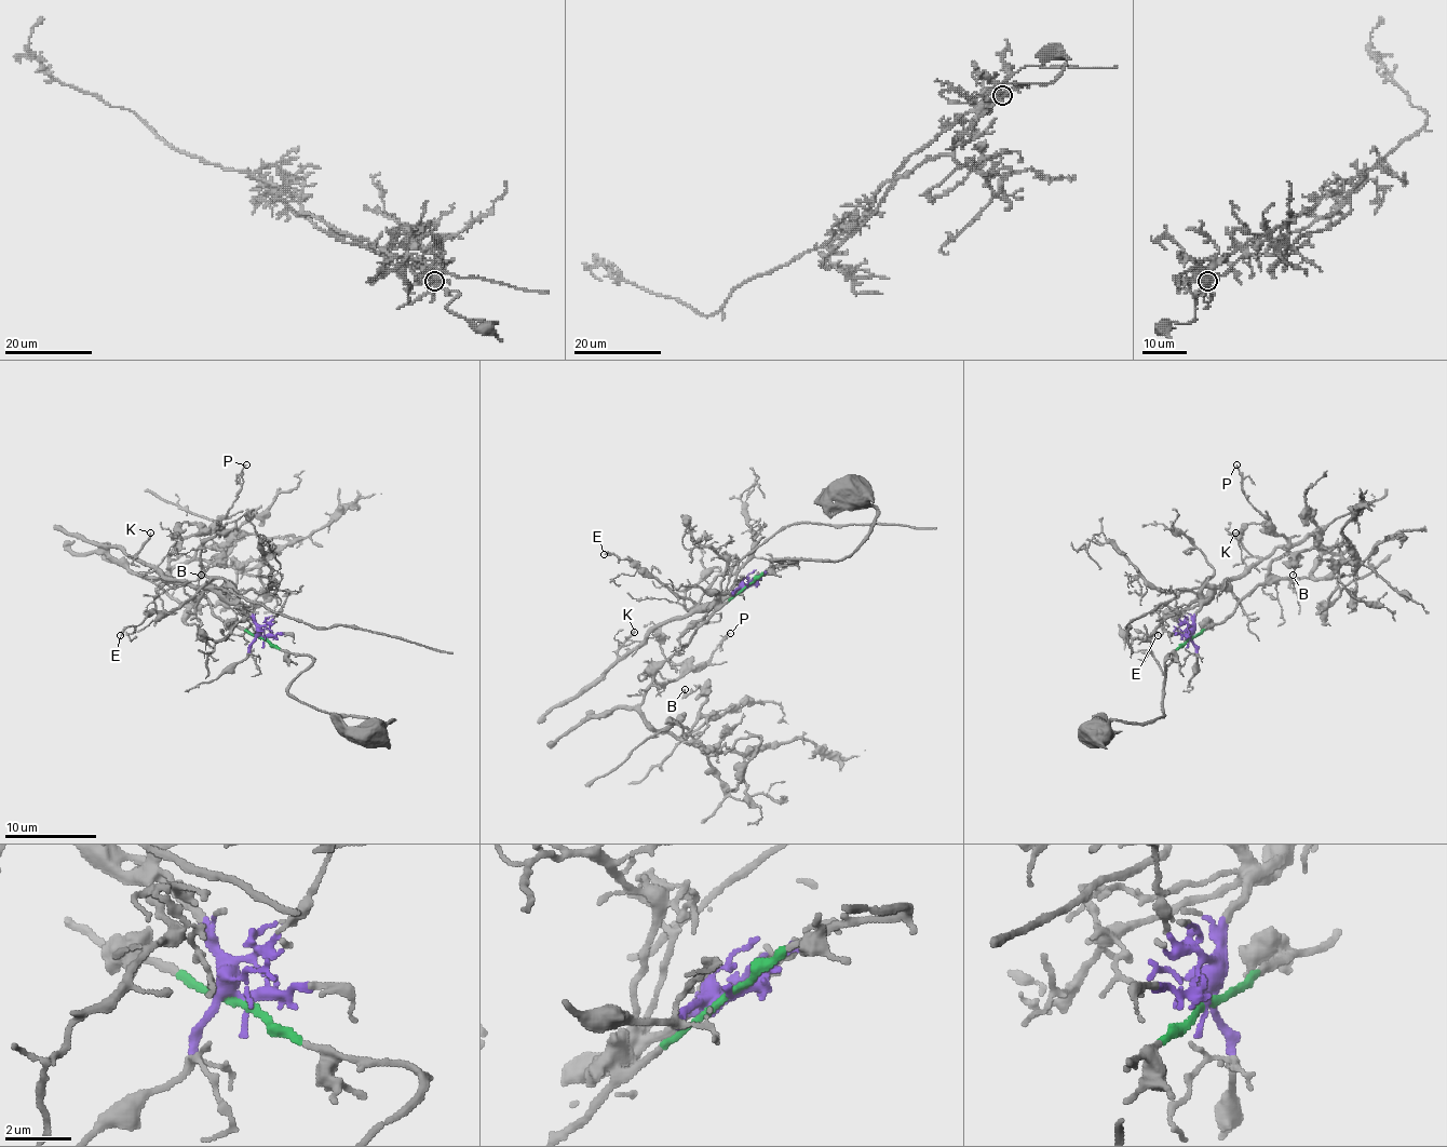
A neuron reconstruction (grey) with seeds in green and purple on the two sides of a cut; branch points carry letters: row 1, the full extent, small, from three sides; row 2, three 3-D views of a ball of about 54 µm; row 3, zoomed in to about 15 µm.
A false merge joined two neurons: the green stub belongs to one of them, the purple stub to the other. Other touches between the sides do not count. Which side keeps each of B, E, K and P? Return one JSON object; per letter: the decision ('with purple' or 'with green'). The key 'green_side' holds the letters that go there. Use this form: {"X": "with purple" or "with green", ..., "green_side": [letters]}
{"B": "with green", "E": "with purple", "K": "with purple", "P": "with green", "green_side": ["B", "P"]}

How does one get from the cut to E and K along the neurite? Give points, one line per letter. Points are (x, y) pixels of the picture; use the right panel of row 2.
E: (1189, 635), (1191, 617), (1200, 605), (1207, 578), (1179, 612), (1168, 612), (1157, 635)
K: (1189, 635), (1191, 617), (1226, 580), (1234, 580), (1260, 557), (1253, 555), (1234, 531)

